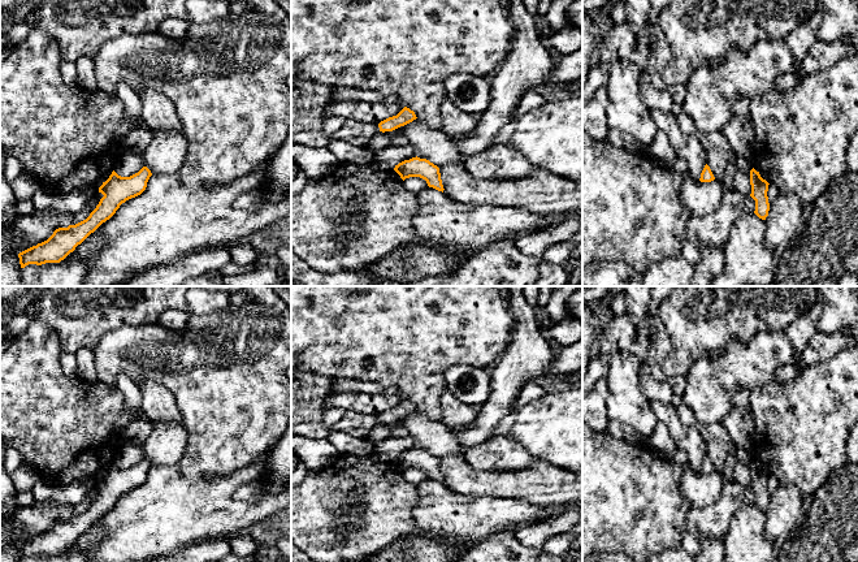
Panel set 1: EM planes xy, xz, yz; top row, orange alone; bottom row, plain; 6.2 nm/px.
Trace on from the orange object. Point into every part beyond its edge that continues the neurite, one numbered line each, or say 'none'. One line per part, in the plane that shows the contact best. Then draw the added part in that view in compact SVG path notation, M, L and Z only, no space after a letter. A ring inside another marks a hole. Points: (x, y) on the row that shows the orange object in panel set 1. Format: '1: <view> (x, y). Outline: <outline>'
none

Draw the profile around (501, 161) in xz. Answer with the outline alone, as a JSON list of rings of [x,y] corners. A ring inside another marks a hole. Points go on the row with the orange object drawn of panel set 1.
[[[510,142],[491,144],[477,156],[465,157],[463,164],[473,177],[482,180],[521,180],[538,170]]]

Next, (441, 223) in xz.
[[[433,187],[416,194],[416,235],[424,245],[468,252],[507,237],[547,228],[554,219],[489,204],[463,204]]]

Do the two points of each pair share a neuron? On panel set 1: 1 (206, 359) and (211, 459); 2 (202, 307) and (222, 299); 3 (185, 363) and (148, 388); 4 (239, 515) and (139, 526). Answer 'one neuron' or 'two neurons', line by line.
1: one neuron
2: one neuron
3: two neurons
4: one neuron

